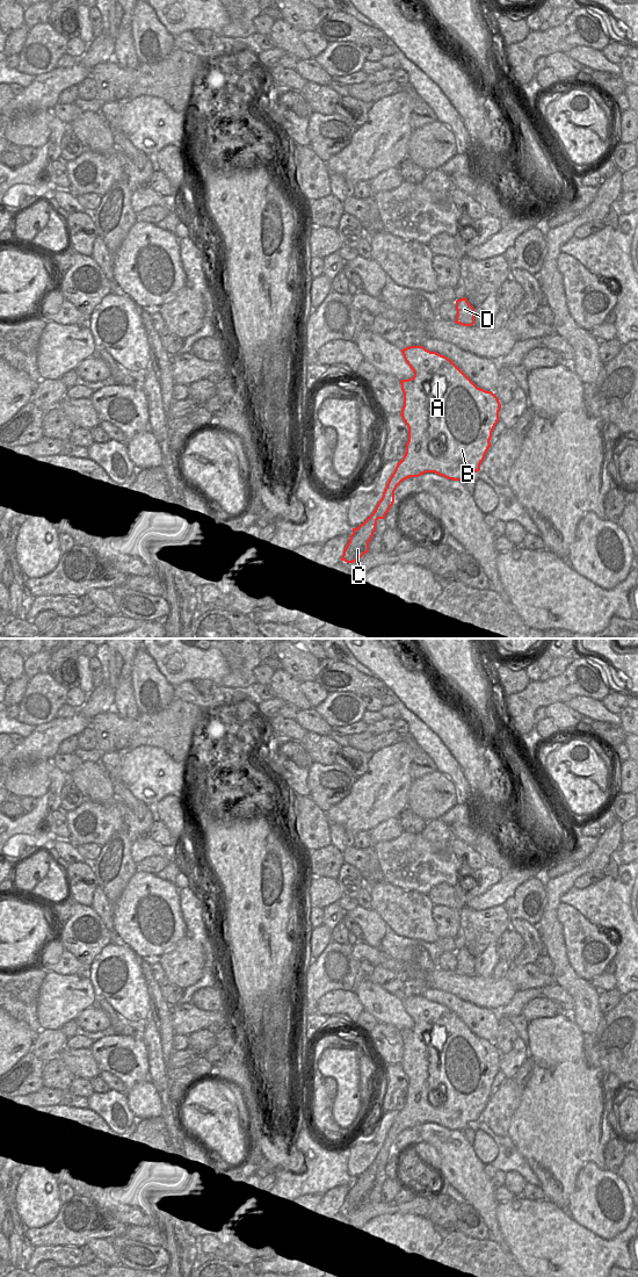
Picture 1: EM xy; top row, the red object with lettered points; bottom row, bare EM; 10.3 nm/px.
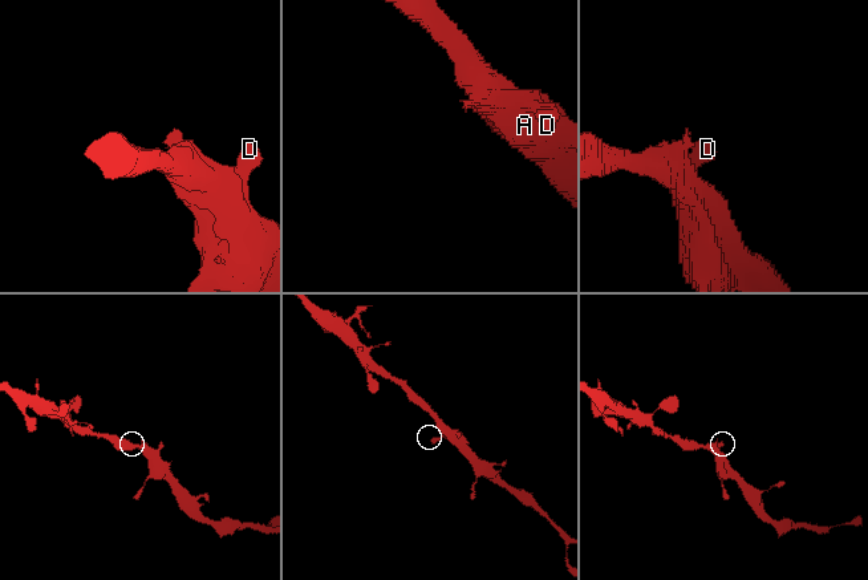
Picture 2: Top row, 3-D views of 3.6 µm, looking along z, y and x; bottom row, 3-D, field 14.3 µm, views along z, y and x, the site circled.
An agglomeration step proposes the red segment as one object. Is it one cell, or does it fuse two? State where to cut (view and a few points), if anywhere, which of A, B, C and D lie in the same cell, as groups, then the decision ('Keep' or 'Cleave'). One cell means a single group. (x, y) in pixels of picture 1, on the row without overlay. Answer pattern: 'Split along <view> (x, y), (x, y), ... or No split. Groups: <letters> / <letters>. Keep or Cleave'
No split. Groups: A B C D. Keep

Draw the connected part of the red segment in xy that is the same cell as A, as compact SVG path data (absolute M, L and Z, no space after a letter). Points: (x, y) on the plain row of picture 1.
M423 996L401 1000L405 1011L414 1026L401 1030L404 1056L401 1068L408 1077L406 1103L390 1127L382 1149L372 1164L357 1178L353 1178L342 1211L354 1213L369 1202L369 1192L376 1181L378 1169L385 1169L394 1153L397 1137L409 1127L435 1123L448 1130L463 1131L480 1120L492 1082L499 1072L501 1054L492 1041L478 1038L450 1009Z

